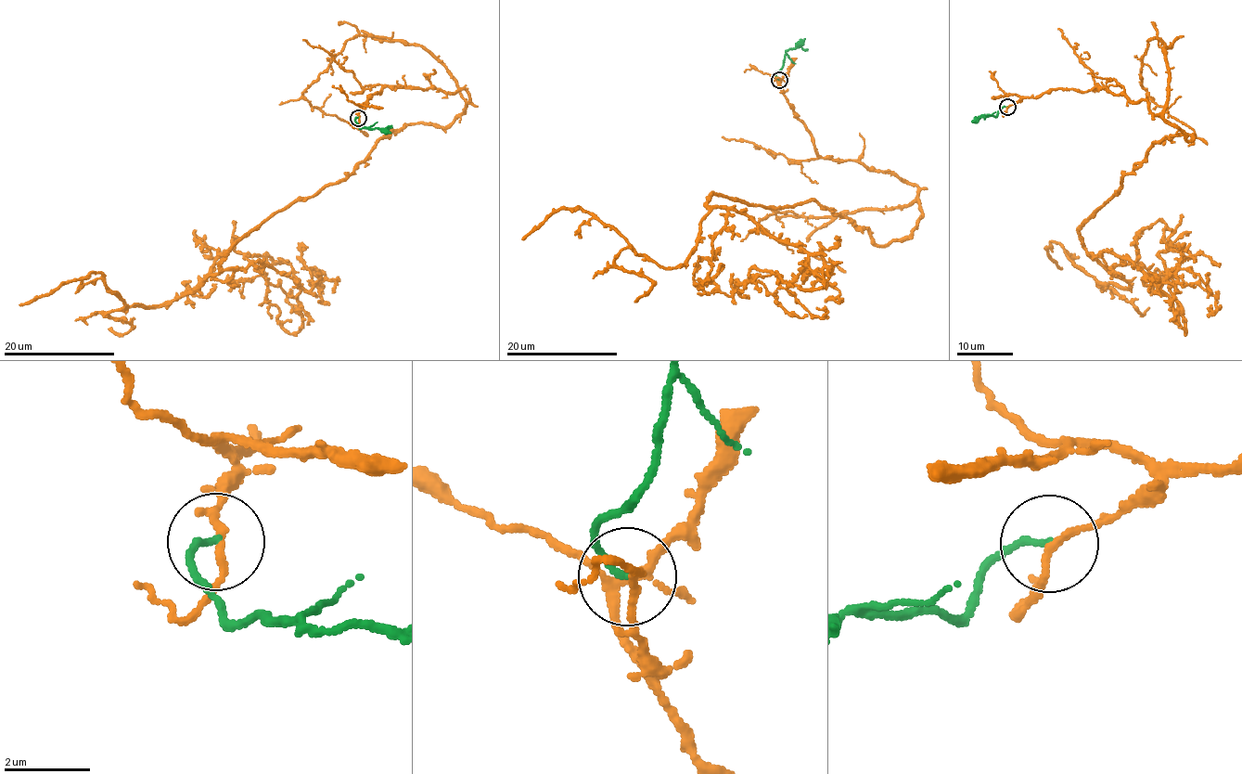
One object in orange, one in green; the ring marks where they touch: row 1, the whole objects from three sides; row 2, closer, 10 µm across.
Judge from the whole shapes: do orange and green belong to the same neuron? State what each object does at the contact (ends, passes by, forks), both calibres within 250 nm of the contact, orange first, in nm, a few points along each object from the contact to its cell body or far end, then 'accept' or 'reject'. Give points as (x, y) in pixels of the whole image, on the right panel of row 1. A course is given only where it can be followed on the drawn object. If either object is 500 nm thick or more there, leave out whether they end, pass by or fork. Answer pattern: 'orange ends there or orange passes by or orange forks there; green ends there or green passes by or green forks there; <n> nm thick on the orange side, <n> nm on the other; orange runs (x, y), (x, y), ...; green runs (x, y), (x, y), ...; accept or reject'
orange passes by; green ends there; 150 nm thick on the orange side, 150 nm on the other; orange runs (1006, 107), (1099, 86), (1192, 134), (1148, 150), (1081, 242), (1140, 268), (1185, 332), (1158, 255), (1218, 266); green runs (1006, 107), (996, 116), (984, 117); reject

